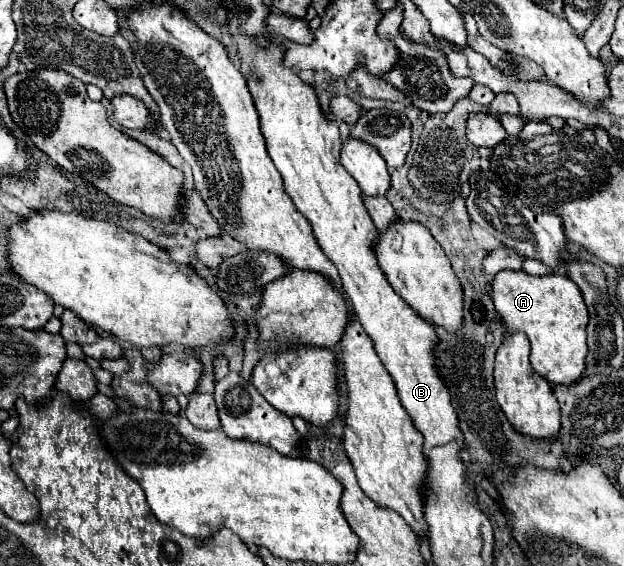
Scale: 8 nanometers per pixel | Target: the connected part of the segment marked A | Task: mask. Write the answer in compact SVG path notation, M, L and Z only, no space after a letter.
M503 270L493 282L493 304L509 332L525 332L531 342L531 366L549 384L577 384L585 372L587 356L587 324L589 312L585 308L581 290L563 274L531 276L527 272Z

